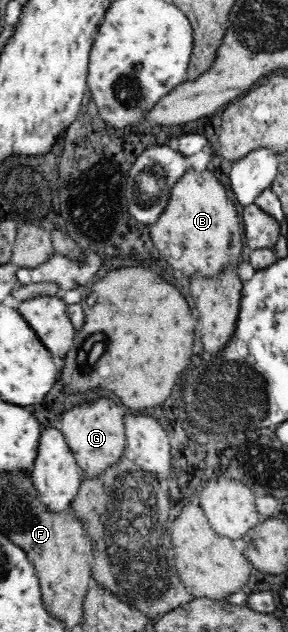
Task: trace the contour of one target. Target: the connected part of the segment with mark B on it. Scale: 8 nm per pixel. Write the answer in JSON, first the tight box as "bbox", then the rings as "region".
{"bbox":[149,166,242,276],"region":[[[192,166],[170,187],[170,195],[156,223],[149,225],[150,236],[155,250],[174,267],[180,269],[182,275],[213,276],[226,264],[237,263],[236,268],[242,261],[242,229],[238,222],[236,205],[228,198],[226,187],[216,178],[213,168],[197,171]]]}

